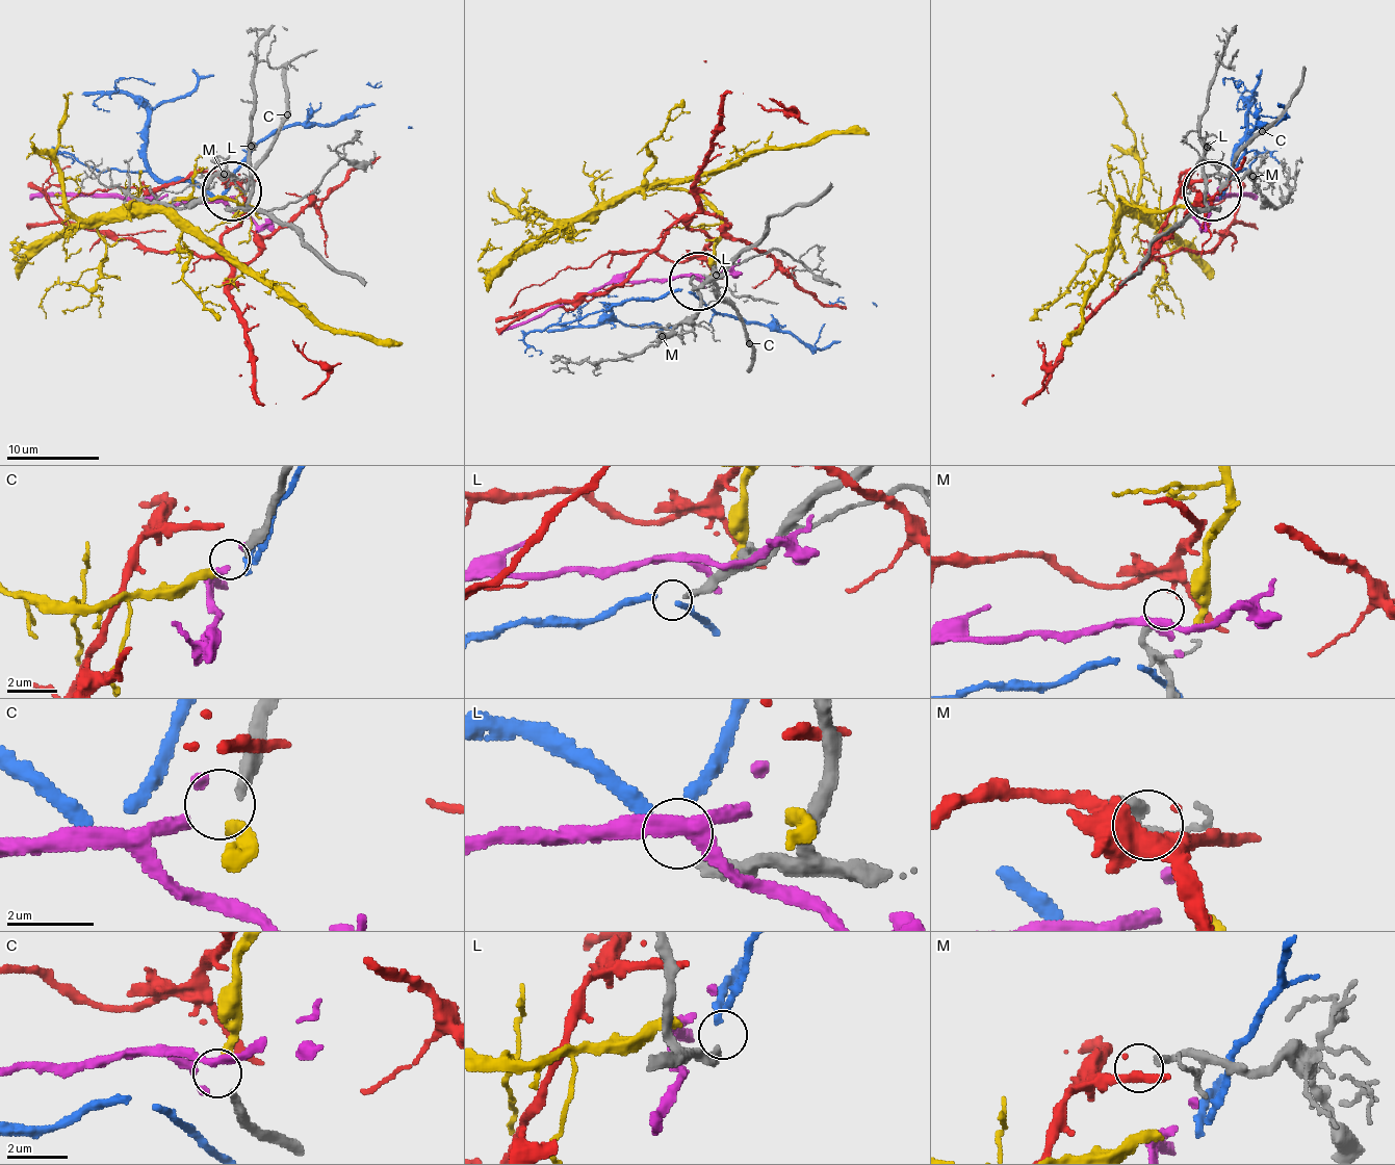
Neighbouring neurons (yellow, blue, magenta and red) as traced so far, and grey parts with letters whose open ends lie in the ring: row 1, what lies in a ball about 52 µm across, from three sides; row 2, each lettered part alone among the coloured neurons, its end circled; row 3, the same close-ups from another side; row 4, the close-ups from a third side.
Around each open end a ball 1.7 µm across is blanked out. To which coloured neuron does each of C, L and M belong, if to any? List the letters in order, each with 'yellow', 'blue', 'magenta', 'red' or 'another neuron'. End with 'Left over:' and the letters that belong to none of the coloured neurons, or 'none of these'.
C: yellow
L: blue
M: another neuron
Left over: M

